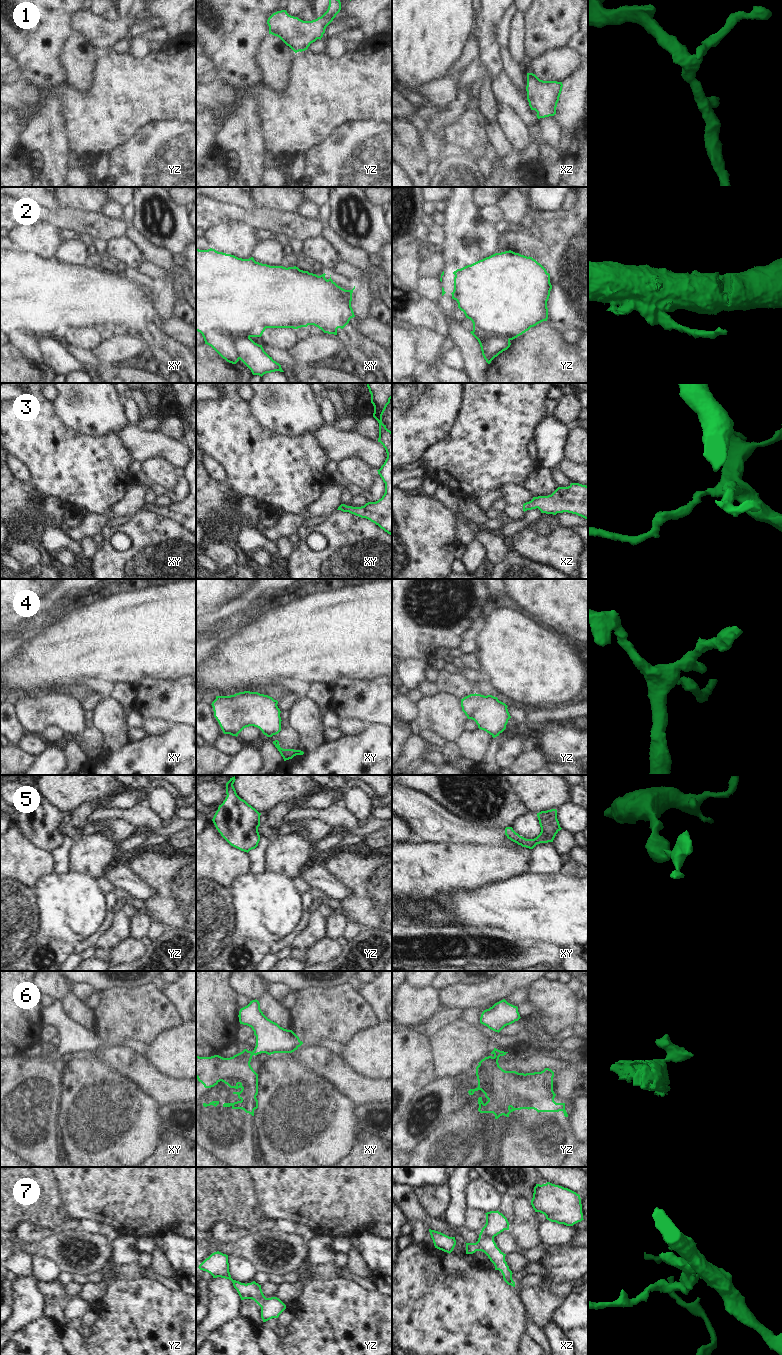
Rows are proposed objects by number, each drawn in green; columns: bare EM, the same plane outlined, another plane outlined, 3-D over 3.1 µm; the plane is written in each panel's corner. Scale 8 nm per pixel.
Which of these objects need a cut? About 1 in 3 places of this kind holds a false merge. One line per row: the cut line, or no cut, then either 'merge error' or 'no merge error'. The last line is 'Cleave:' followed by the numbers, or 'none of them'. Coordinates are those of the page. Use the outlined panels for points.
1: no cut | no merge error
2: yz (510, 339), (506, 337), (486, 337), (484, 347) | merge error
3: no cut | no merge error
4: no cut | no merge error
5: no cut | no merge error
6: xy (251, 1052), (253, 1054) | merge error
7: xz (480, 1233), (493, 1238) | merge error
Cleave: 2, 6, 7

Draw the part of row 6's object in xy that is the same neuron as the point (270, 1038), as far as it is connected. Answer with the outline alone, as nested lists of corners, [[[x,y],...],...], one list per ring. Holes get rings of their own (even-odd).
[[[256,999],[241,1008],[238,1017],[240,1024],[247,1025],[254,1031],[256,1046],[252,1054],[255,1056],[261,1053],[292,1053],[303,1044],[292,1030],[284,1029],[268,1019]]]

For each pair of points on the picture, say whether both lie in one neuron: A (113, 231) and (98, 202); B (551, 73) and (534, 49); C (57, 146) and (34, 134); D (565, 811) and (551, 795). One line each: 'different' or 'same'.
A: different
B: different
C: same
D: different

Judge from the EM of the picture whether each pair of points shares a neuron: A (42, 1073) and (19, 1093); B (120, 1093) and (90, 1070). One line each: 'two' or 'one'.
A: one
B: one

